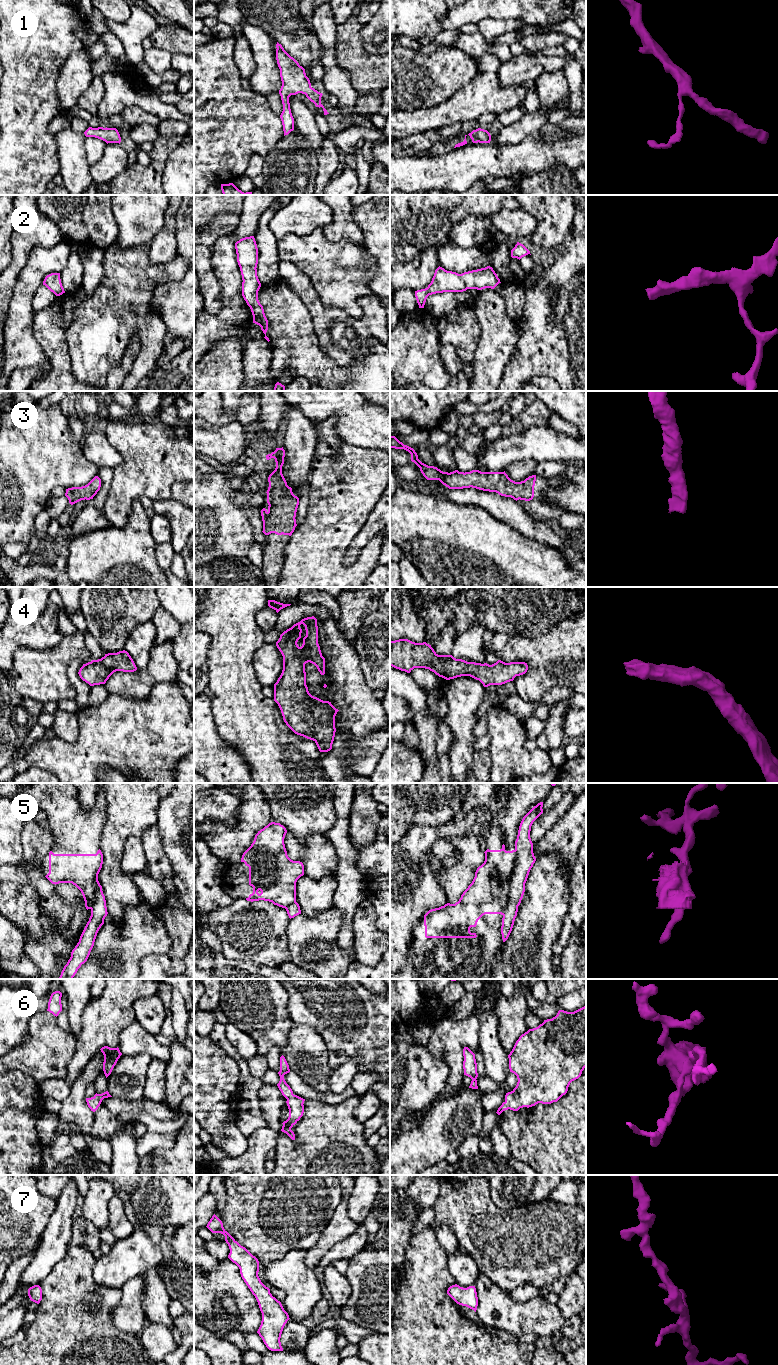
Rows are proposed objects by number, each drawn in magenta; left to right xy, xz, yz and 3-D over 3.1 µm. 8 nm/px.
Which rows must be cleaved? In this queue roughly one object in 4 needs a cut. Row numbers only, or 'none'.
5

